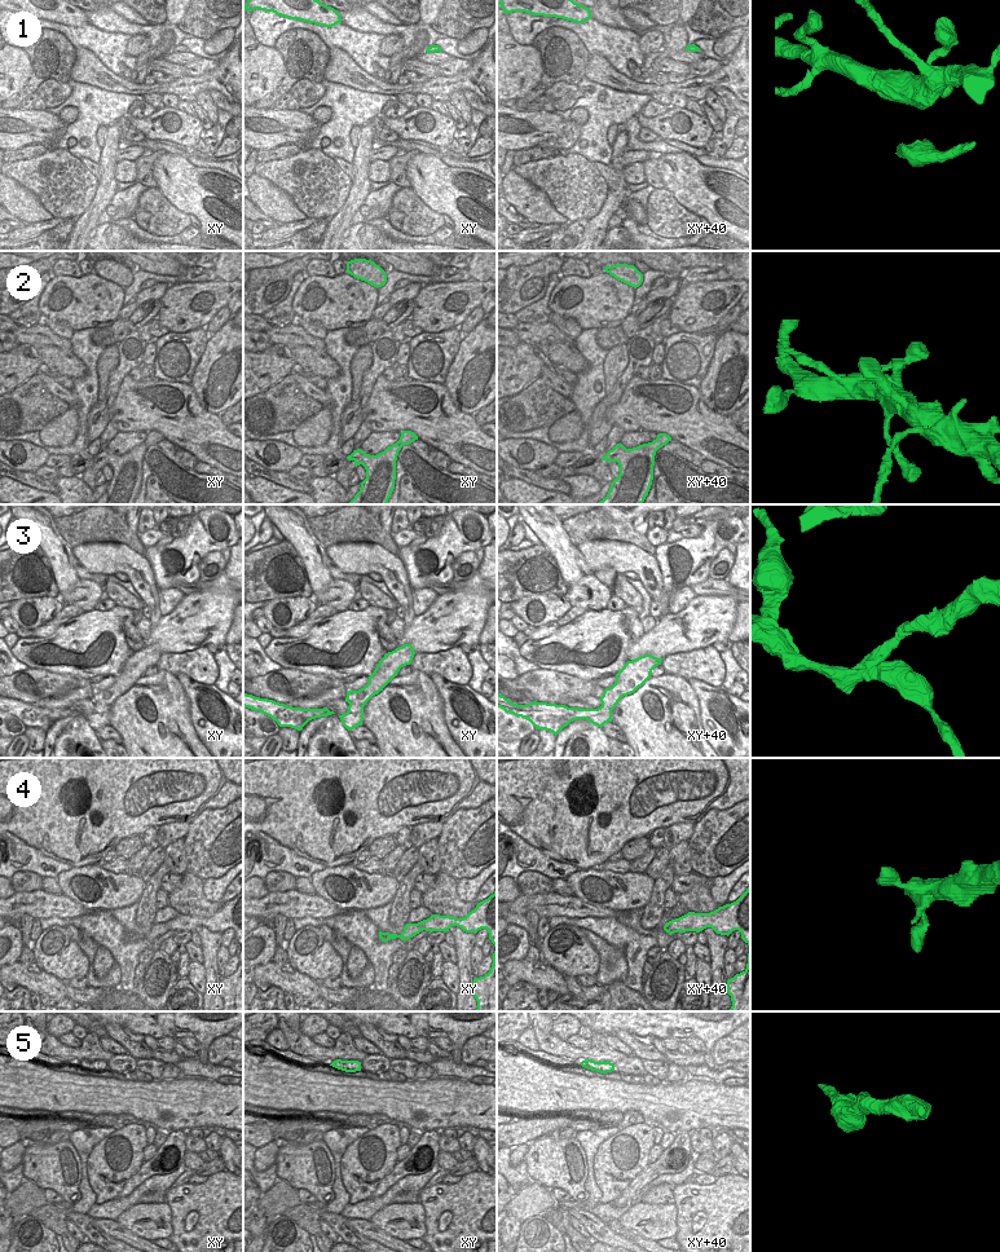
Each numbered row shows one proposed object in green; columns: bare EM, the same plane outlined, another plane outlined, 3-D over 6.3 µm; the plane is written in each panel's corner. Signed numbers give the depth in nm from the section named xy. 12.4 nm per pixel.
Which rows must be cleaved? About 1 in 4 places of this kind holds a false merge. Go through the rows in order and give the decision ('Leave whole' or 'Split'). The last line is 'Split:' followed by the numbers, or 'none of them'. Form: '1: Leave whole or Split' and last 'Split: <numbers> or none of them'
1: Leave whole
2: Leave whole
3: Split
4: Leave whole
5: Leave whole
Split: 3

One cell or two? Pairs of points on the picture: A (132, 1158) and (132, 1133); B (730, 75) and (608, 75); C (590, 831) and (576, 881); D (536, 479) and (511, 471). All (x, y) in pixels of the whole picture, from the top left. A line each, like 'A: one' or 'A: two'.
A: one
B: one
C: two
D: one

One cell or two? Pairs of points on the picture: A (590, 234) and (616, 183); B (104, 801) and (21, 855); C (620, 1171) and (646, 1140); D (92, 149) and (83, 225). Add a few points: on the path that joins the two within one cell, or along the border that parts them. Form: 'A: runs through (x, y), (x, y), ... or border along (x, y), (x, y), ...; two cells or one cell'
A: runs through (600, 221), (616, 195); one cell
B: border along (13, 833), (44, 855), (60, 862); two cells
C: runs through (620, 1162), (637, 1145); one cell
D: border along (102, 149), (97, 163); two cells

